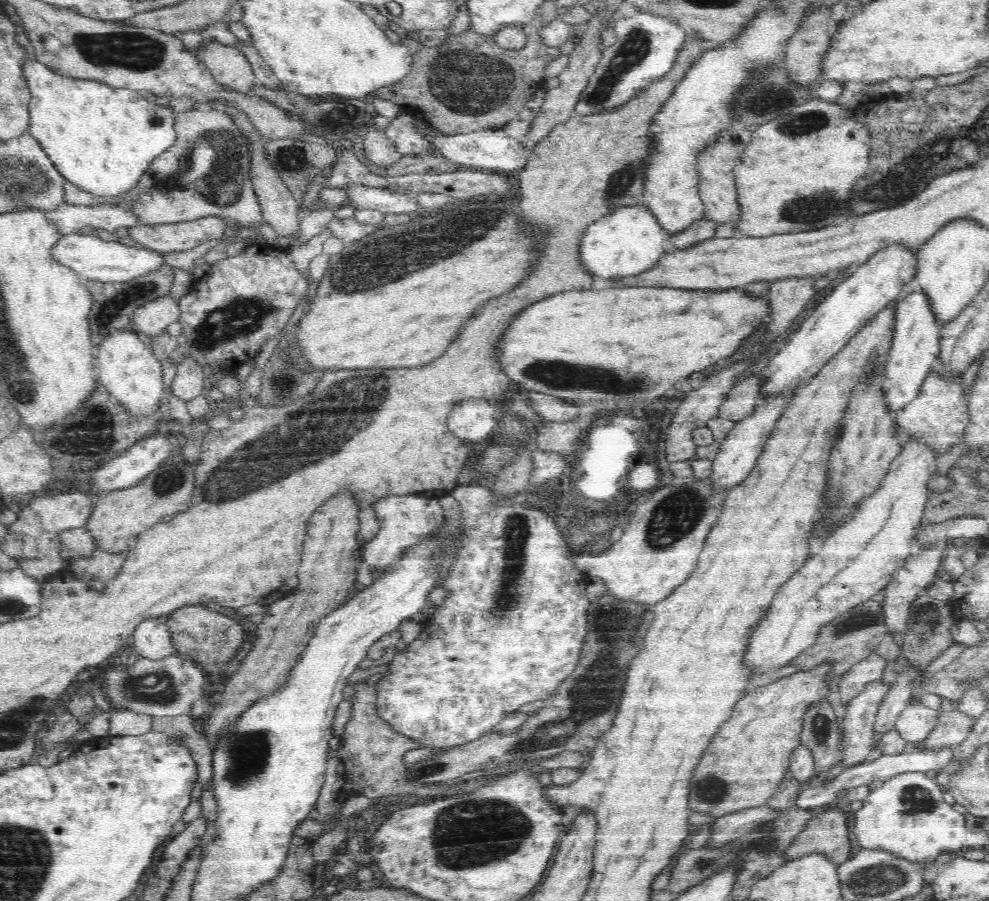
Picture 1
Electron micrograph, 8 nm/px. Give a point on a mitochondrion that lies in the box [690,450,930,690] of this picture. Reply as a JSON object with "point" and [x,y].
{"point":[859,620]}

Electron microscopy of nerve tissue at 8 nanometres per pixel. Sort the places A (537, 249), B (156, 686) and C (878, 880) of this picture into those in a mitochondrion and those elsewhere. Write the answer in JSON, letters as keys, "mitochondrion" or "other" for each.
{"A":"other","B":"mitochondrion","C":"mitochondrion"}

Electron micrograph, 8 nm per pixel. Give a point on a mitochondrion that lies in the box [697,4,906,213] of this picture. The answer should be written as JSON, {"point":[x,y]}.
{"point":[777,97]}

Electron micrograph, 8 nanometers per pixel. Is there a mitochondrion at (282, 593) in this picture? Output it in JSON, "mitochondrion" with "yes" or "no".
{"mitochondrion":"no"}

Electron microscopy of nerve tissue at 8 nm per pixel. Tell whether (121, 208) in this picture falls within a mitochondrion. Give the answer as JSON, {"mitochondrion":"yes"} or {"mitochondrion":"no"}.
{"mitochondrion":"no"}

